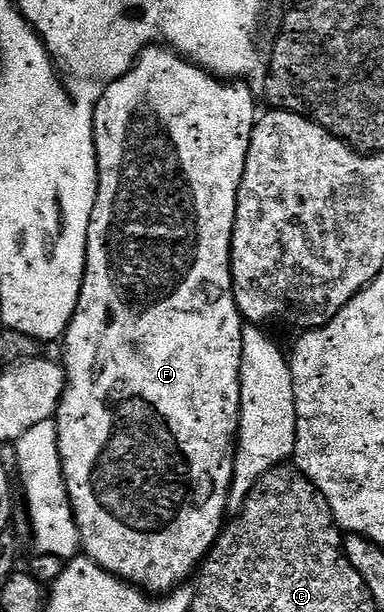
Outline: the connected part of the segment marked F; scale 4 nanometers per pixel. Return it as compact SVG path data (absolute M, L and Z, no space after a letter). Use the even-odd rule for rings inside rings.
M153 45L144 48L127 73L115 79L104 90L104 96L97 101L92 118L98 189L88 226L80 300L68 330L62 336L62 366L66 386L64 396L60 398L60 408L54 416L54 430L60 450L60 468L64 470L64 487L68 491L72 516L76 518L76 528L80 531L83 554L109 575L148 593L168 593L179 588L187 580L184 578L201 566L202 560L216 546L216 540L226 523L224 510L230 507L232 469L240 429L242 342L242 316L232 295L232 230L236 220L236 194L248 152L248 138L252 135L254 120L258 115L258 110L252 104L251 93L244 87L236 86L240 85L221 81L167 46Z

